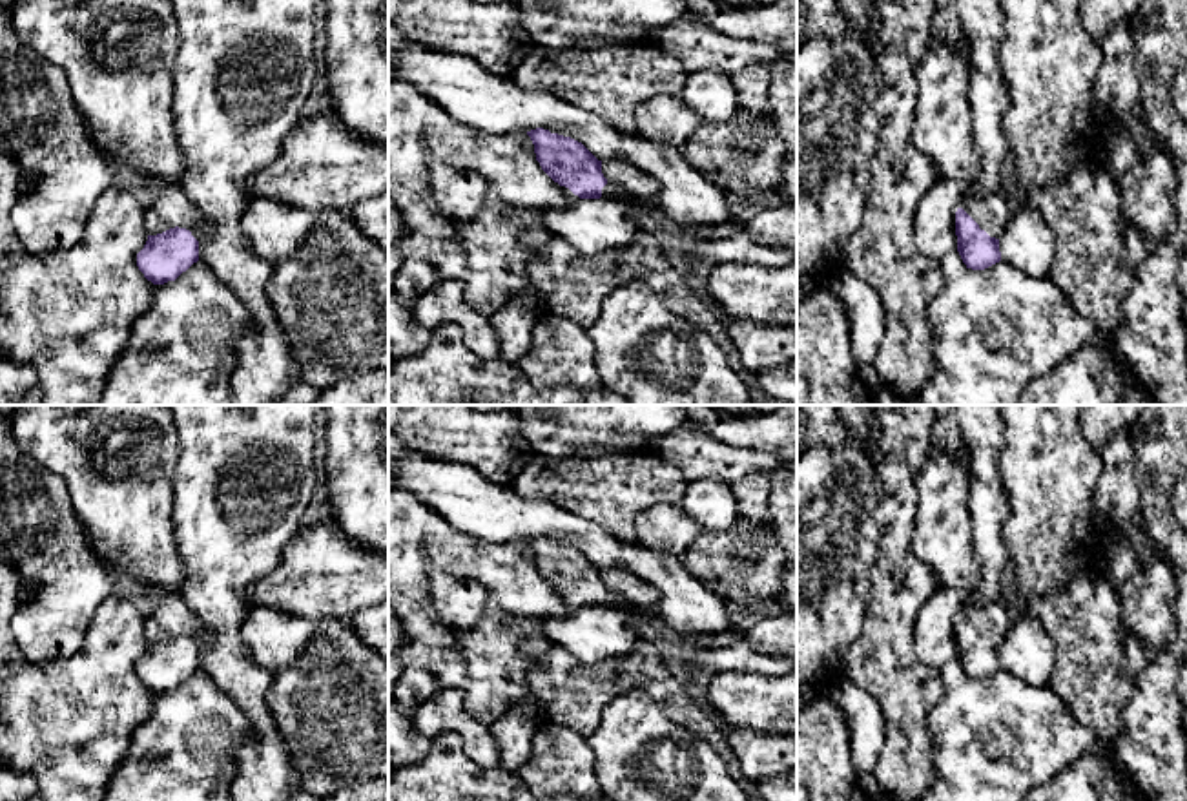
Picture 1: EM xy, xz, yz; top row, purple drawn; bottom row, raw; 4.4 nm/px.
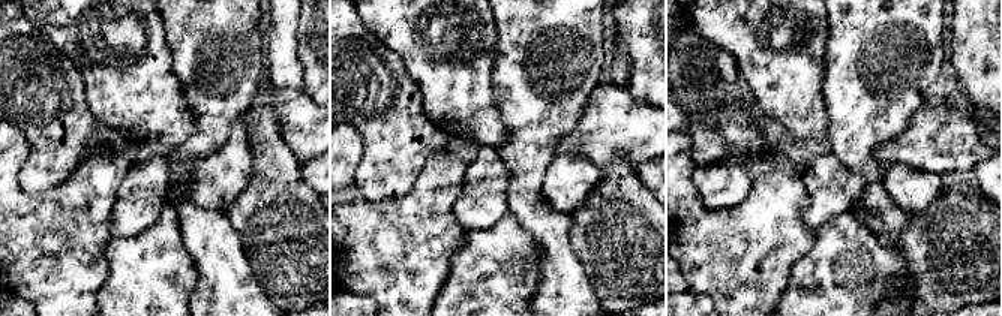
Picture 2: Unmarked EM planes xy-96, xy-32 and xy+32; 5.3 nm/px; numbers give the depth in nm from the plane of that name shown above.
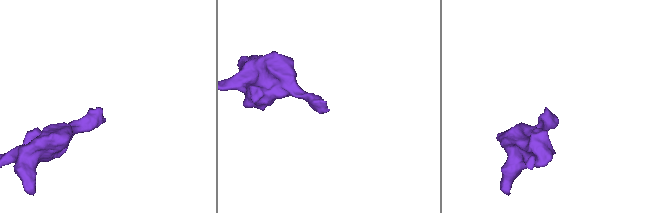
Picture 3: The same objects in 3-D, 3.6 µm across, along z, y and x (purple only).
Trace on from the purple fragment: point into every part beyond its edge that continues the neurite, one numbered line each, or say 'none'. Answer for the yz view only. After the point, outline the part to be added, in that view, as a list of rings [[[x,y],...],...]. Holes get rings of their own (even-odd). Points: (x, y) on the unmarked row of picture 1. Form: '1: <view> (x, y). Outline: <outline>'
1: yz (990, 621). Outline: [[[965,600],[954,619],[954,628],[959,617],[963,617],[981,639],[996,648],[1005,640],[1012,622],[1006,606],[1001,602],[977,606]]]

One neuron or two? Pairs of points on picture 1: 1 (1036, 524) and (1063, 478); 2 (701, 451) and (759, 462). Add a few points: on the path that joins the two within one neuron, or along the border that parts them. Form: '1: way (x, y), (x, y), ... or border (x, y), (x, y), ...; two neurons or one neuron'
1: way (1047, 513), (1052, 489); one neuron
2: way (715, 458), (721, 462), (744, 462); one neuron

